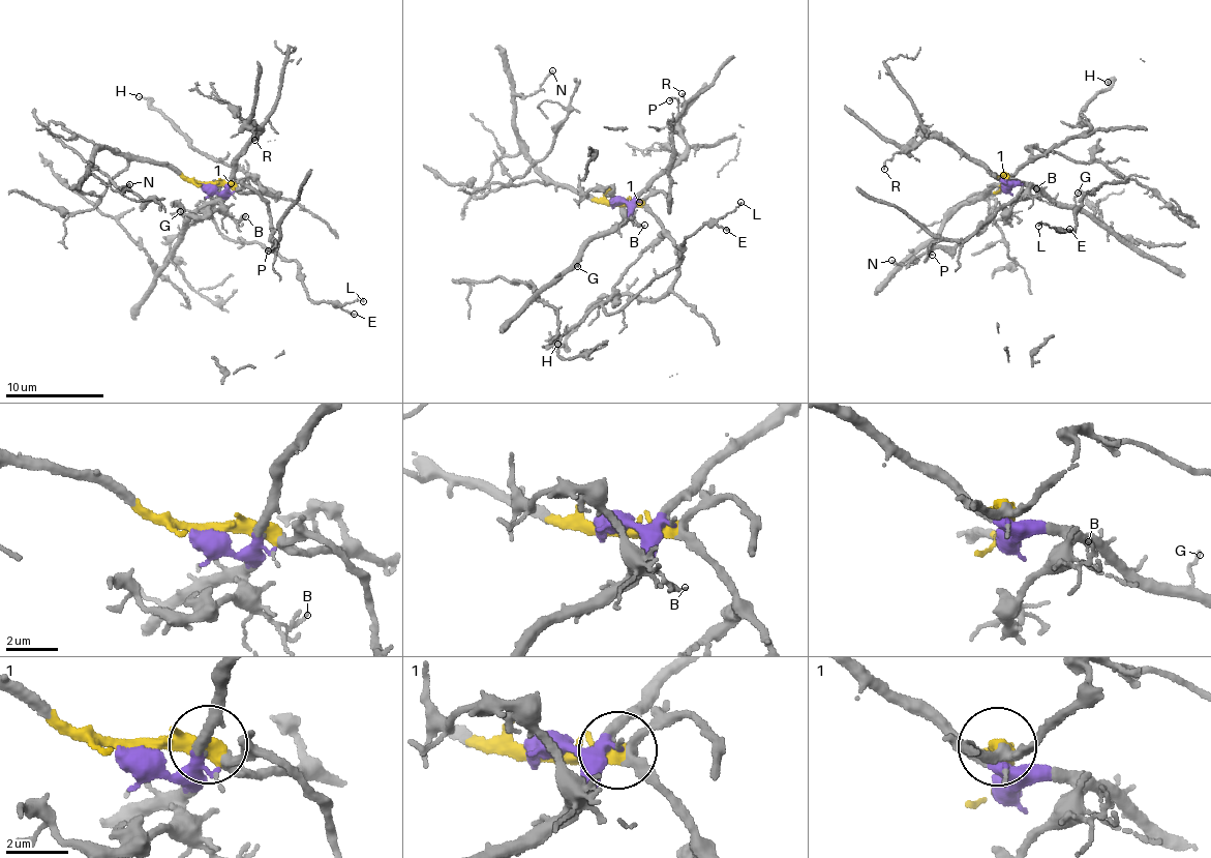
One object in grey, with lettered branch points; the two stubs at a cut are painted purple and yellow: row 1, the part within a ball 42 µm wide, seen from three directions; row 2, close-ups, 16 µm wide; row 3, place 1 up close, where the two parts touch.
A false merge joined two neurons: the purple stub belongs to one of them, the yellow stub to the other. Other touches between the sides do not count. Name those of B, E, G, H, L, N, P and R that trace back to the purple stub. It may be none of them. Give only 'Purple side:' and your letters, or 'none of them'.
Purple side: B, G, R

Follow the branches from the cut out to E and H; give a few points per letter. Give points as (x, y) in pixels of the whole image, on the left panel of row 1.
E: (206, 185), (248, 194), (258, 183), (236, 179), (211, 220), (297, 263), (310, 299), (355, 314)
H: (206, 185), (228, 183), (248, 194), (256, 190), (279, 194), (219, 160), (207, 158), (178, 125), (140, 96)

